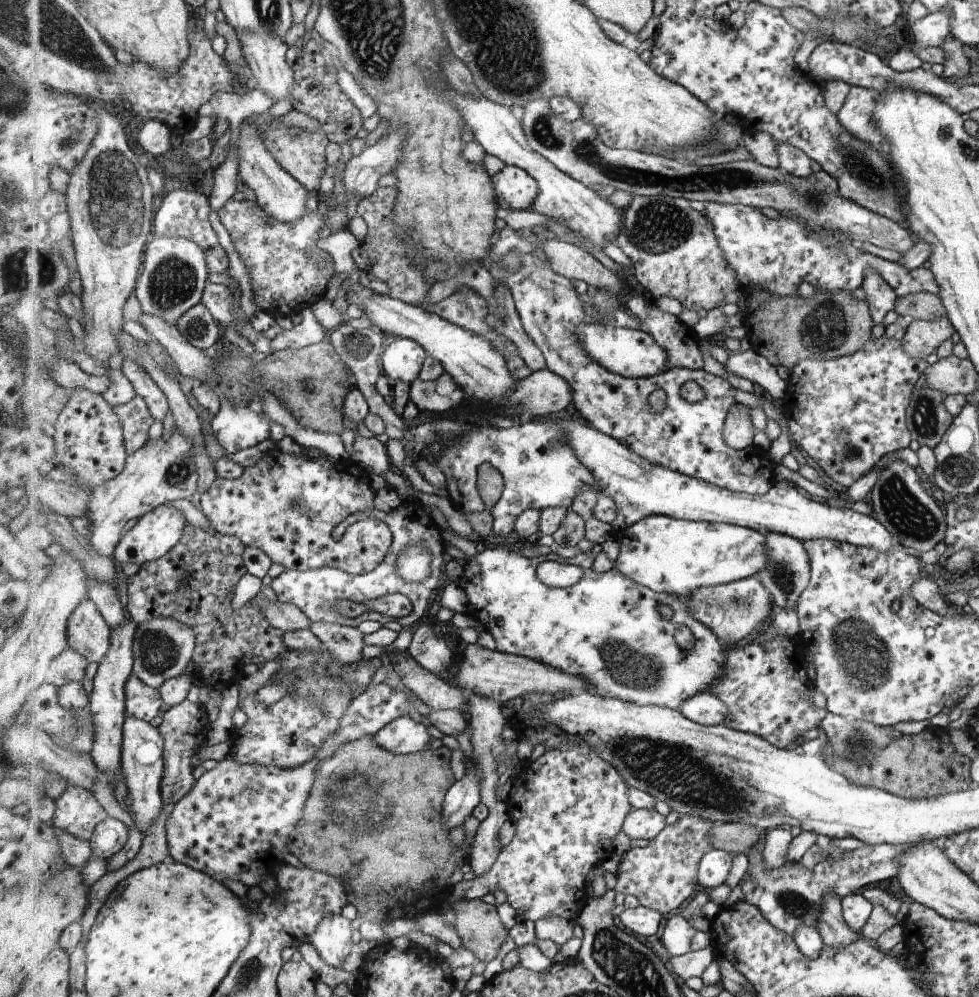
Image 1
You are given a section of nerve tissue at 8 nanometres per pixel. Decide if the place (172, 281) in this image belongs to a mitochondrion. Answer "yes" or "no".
yes

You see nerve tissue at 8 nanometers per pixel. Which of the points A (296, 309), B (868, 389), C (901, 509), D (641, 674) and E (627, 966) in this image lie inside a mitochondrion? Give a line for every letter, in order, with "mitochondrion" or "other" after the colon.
A: other
B: other
C: mitochondrion
D: mitochondrion
E: mitochondrion

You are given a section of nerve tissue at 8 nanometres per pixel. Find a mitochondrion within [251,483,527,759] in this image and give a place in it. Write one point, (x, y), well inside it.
(301, 501)

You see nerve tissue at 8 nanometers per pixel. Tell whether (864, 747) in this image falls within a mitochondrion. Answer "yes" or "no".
yes

